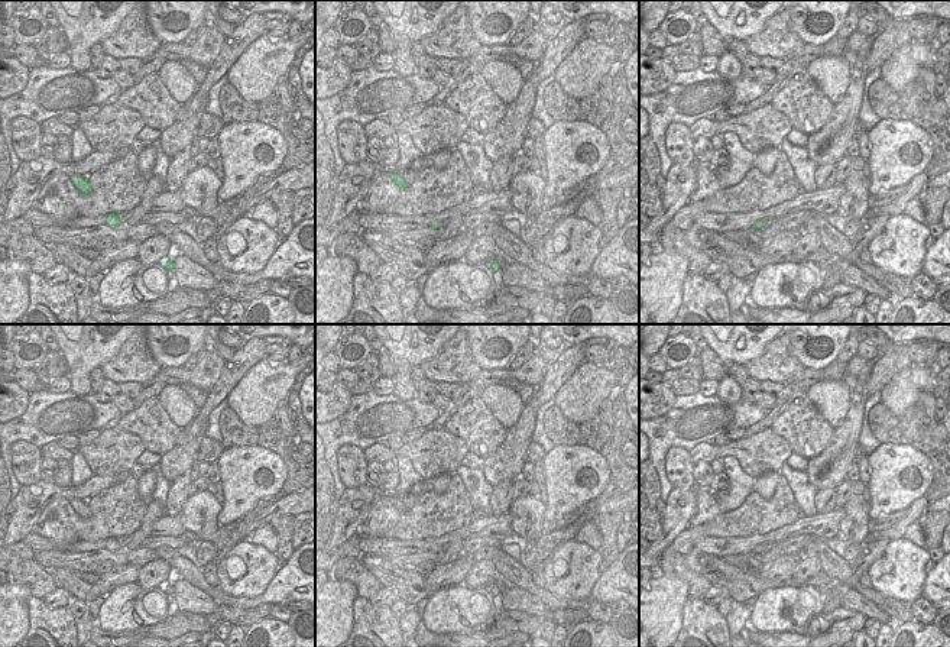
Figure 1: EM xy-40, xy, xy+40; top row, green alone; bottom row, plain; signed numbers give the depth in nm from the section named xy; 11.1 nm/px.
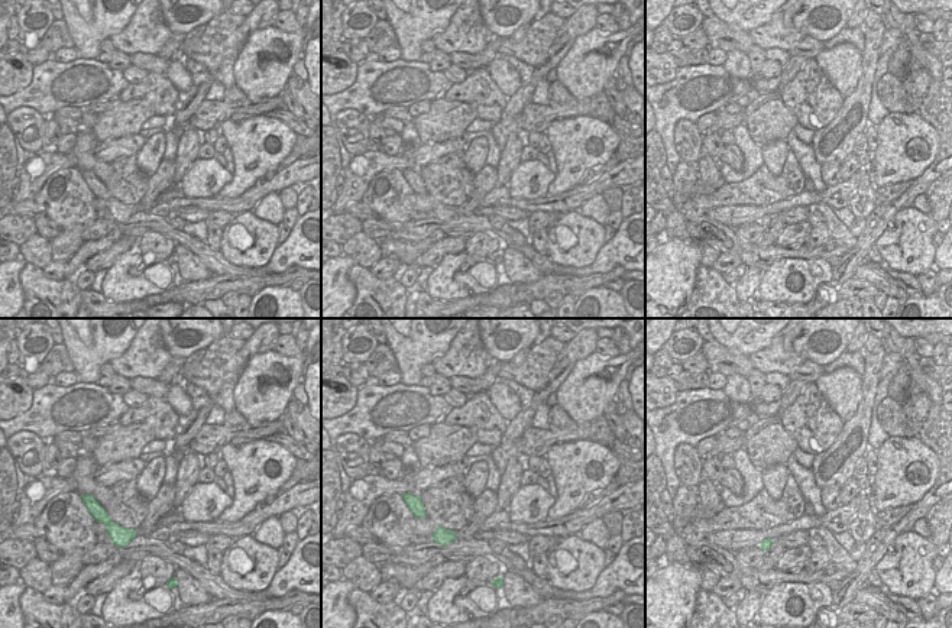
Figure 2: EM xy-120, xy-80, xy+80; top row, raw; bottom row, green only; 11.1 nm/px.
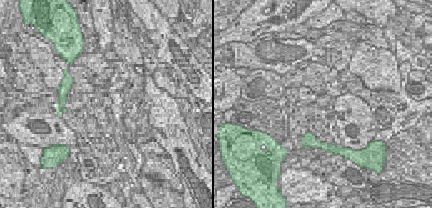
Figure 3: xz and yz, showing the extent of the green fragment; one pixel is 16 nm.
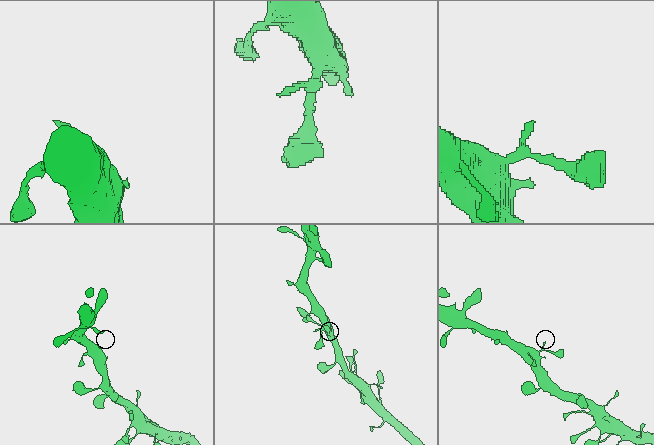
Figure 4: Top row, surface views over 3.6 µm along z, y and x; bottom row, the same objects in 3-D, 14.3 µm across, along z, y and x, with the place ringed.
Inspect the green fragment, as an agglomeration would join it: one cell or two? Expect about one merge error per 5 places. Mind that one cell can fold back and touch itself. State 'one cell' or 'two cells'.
one cell

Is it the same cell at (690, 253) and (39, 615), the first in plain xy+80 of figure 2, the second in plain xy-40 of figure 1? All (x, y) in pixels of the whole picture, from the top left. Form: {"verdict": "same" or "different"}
{"verdict": "different"}

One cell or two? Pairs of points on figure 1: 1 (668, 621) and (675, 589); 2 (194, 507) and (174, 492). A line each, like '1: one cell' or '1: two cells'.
1: one cell
2: two cells

